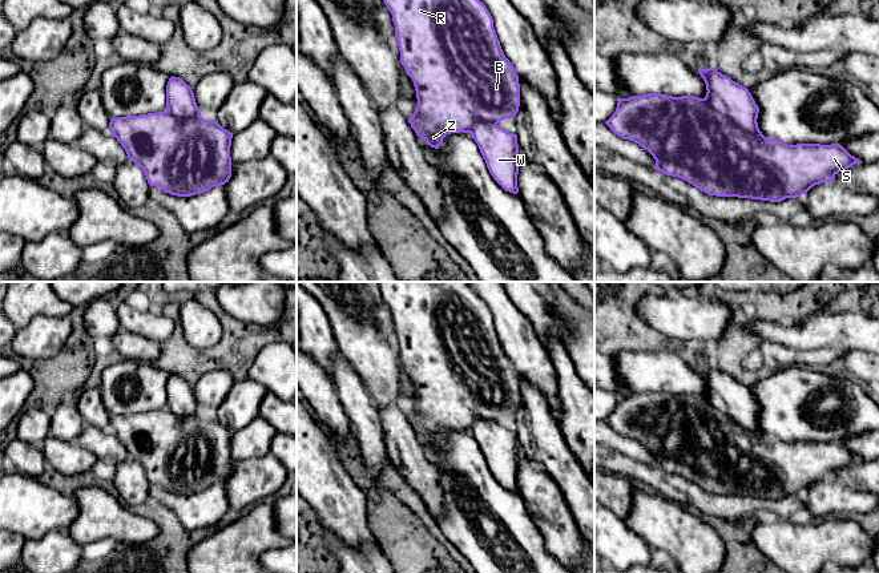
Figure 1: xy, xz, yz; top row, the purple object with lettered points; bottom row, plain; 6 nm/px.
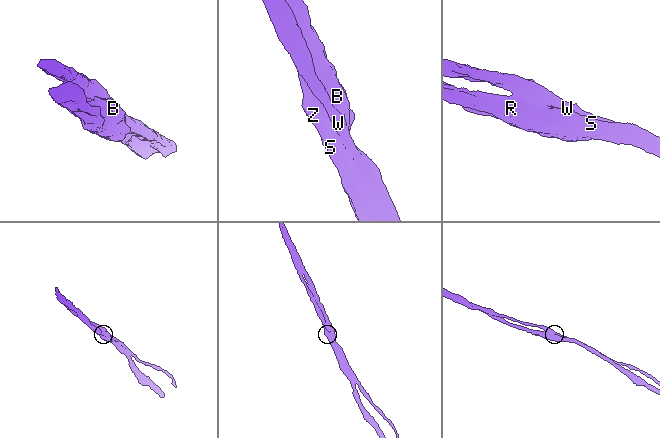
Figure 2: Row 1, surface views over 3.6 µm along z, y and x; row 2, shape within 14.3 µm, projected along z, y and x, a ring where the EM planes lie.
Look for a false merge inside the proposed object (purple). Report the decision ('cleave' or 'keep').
cleave

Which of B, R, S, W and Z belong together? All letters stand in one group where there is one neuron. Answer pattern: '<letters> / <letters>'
B R S Z / W

